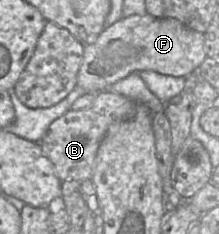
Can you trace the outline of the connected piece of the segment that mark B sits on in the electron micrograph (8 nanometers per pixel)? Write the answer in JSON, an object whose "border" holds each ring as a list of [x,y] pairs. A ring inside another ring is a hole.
{"border":[[[112,91],[97,93],[93,104],[85,109],[69,110],[55,119],[49,126],[40,146],[45,156],[52,163],[58,178],[67,180],[90,180],[99,145],[108,130],[115,124],[132,119],[139,103],[122,94]]]}

